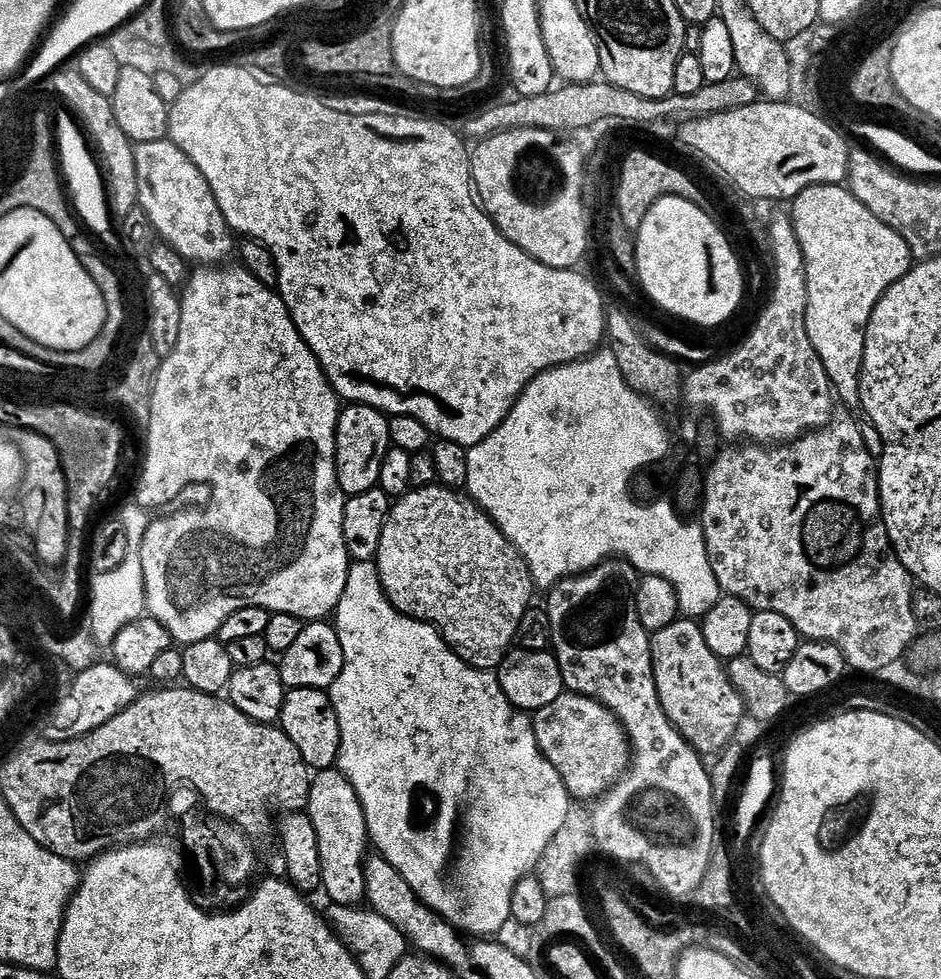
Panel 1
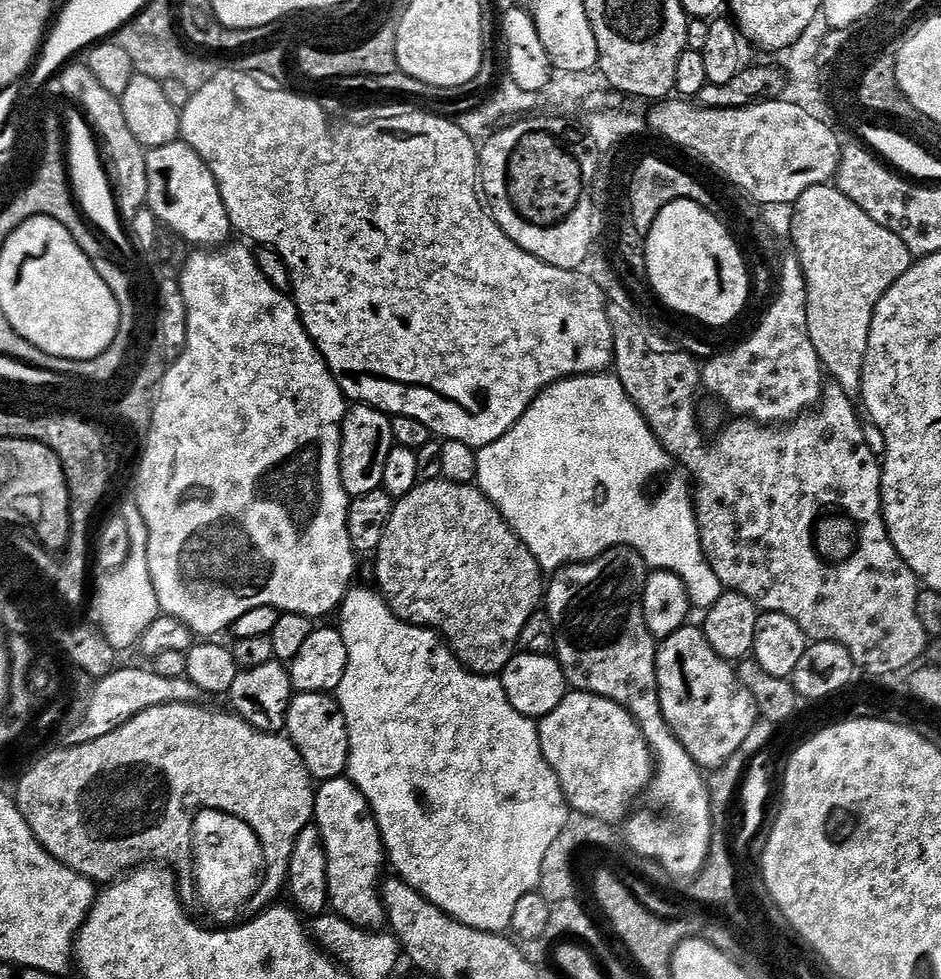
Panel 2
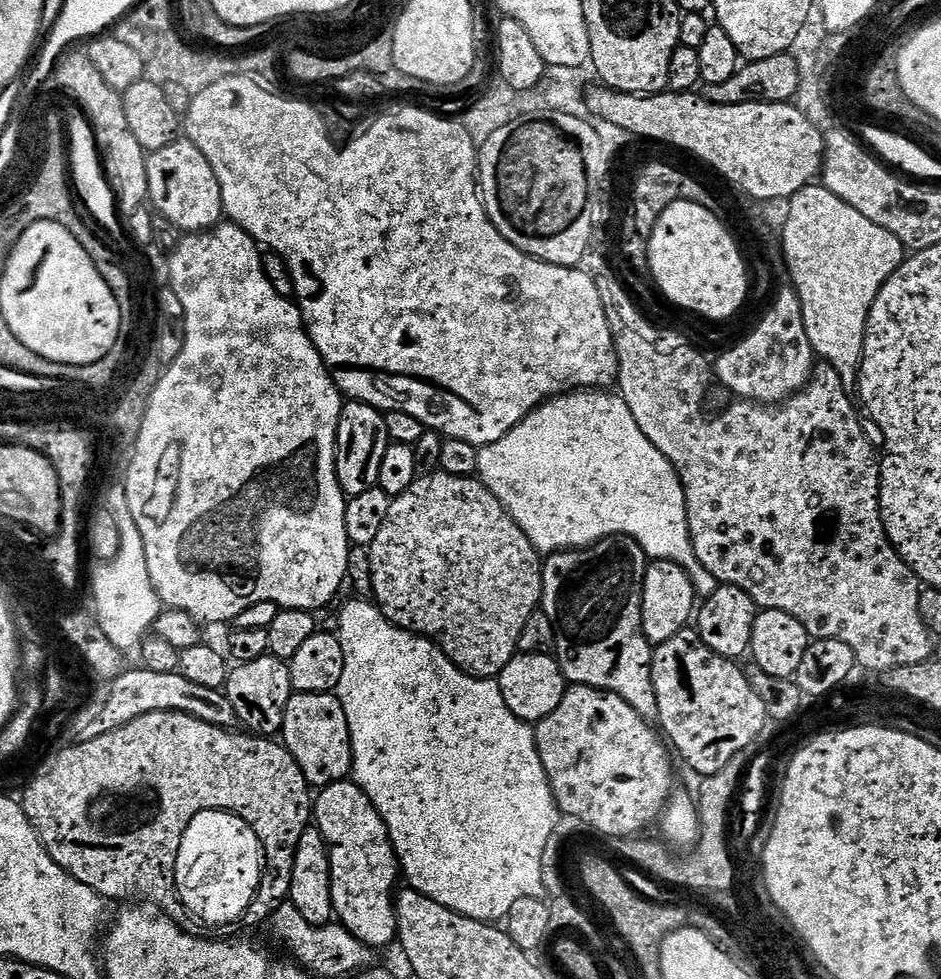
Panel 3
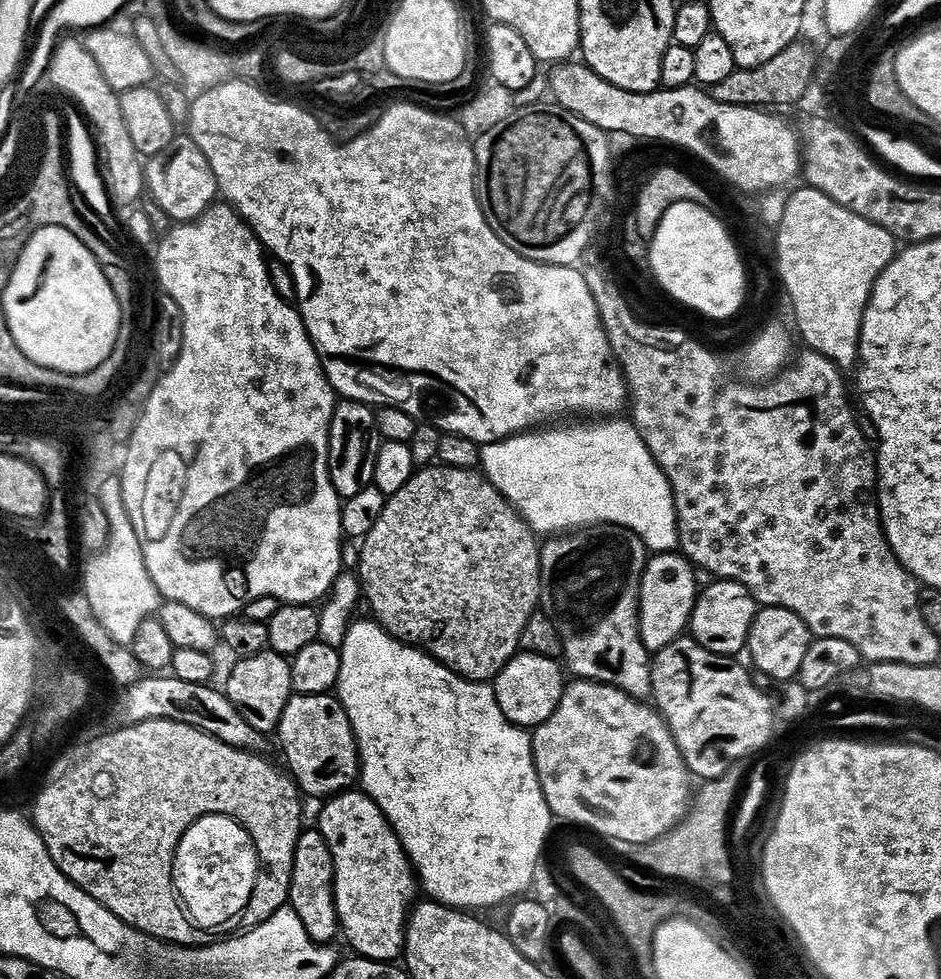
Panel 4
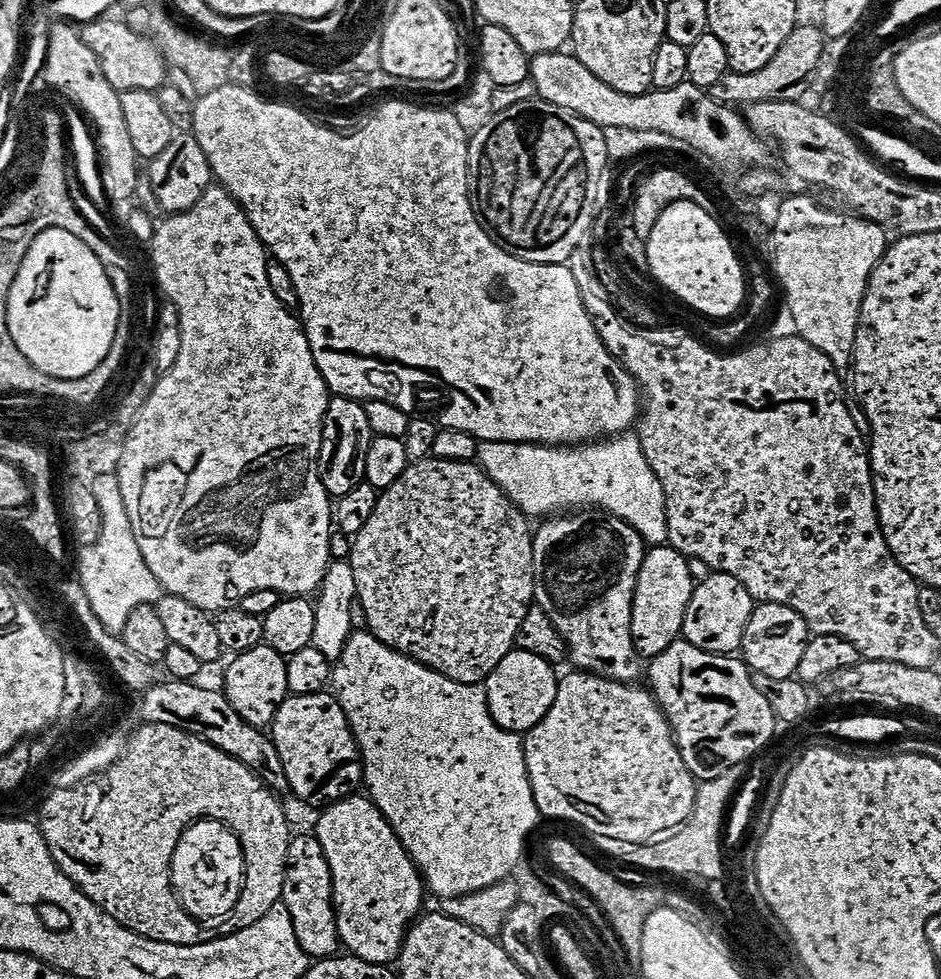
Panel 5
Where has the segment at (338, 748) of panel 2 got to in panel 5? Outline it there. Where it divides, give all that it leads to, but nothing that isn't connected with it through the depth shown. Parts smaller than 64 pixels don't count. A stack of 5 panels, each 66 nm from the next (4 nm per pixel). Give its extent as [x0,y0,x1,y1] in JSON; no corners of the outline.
[270,690,363,803]

